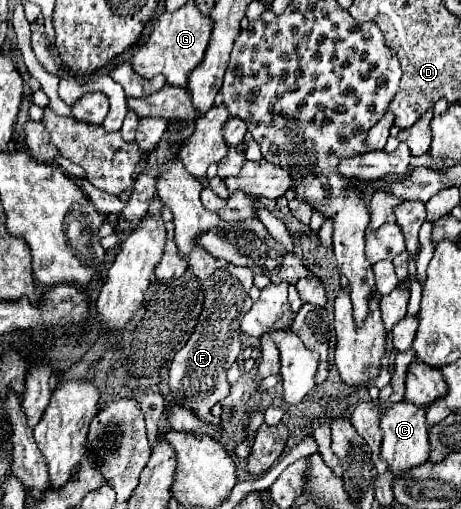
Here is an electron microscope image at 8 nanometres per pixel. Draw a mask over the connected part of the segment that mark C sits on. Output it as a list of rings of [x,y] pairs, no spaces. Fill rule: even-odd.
[[[400,401],[384,413],[380,427],[384,431],[380,457],[386,463],[390,463],[390,473],[394,477],[400,477],[402,473],[406,473],[406,471],[410,471],[410,469],[428,461],[430,445],[428,445],[428,429],[426,429],[426,419],[424,419],[424,409],[422,407],[416,407],[408,401]]]

